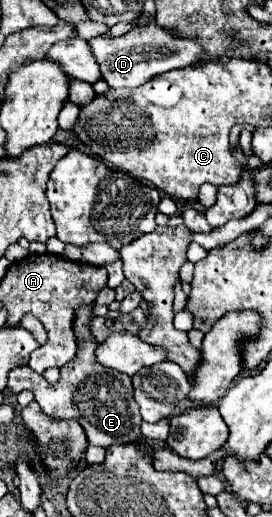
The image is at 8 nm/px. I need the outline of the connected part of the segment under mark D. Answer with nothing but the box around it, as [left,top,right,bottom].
[88,22,208,88]

